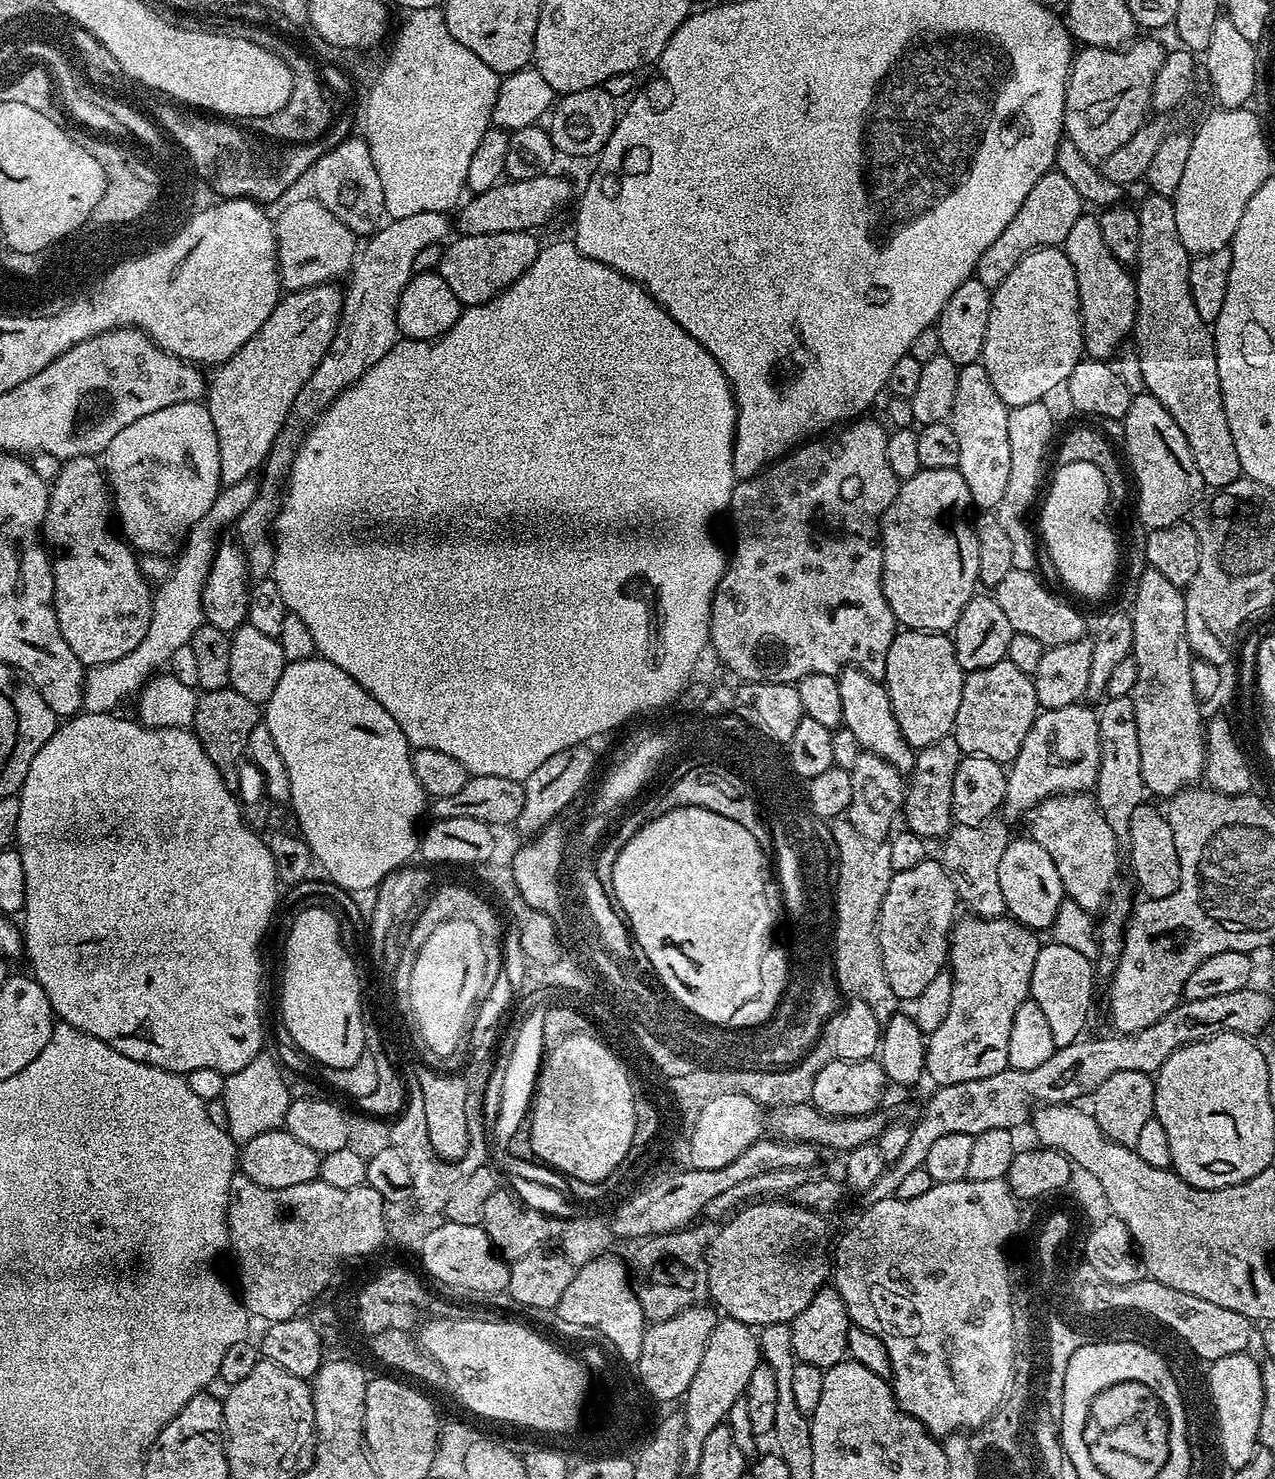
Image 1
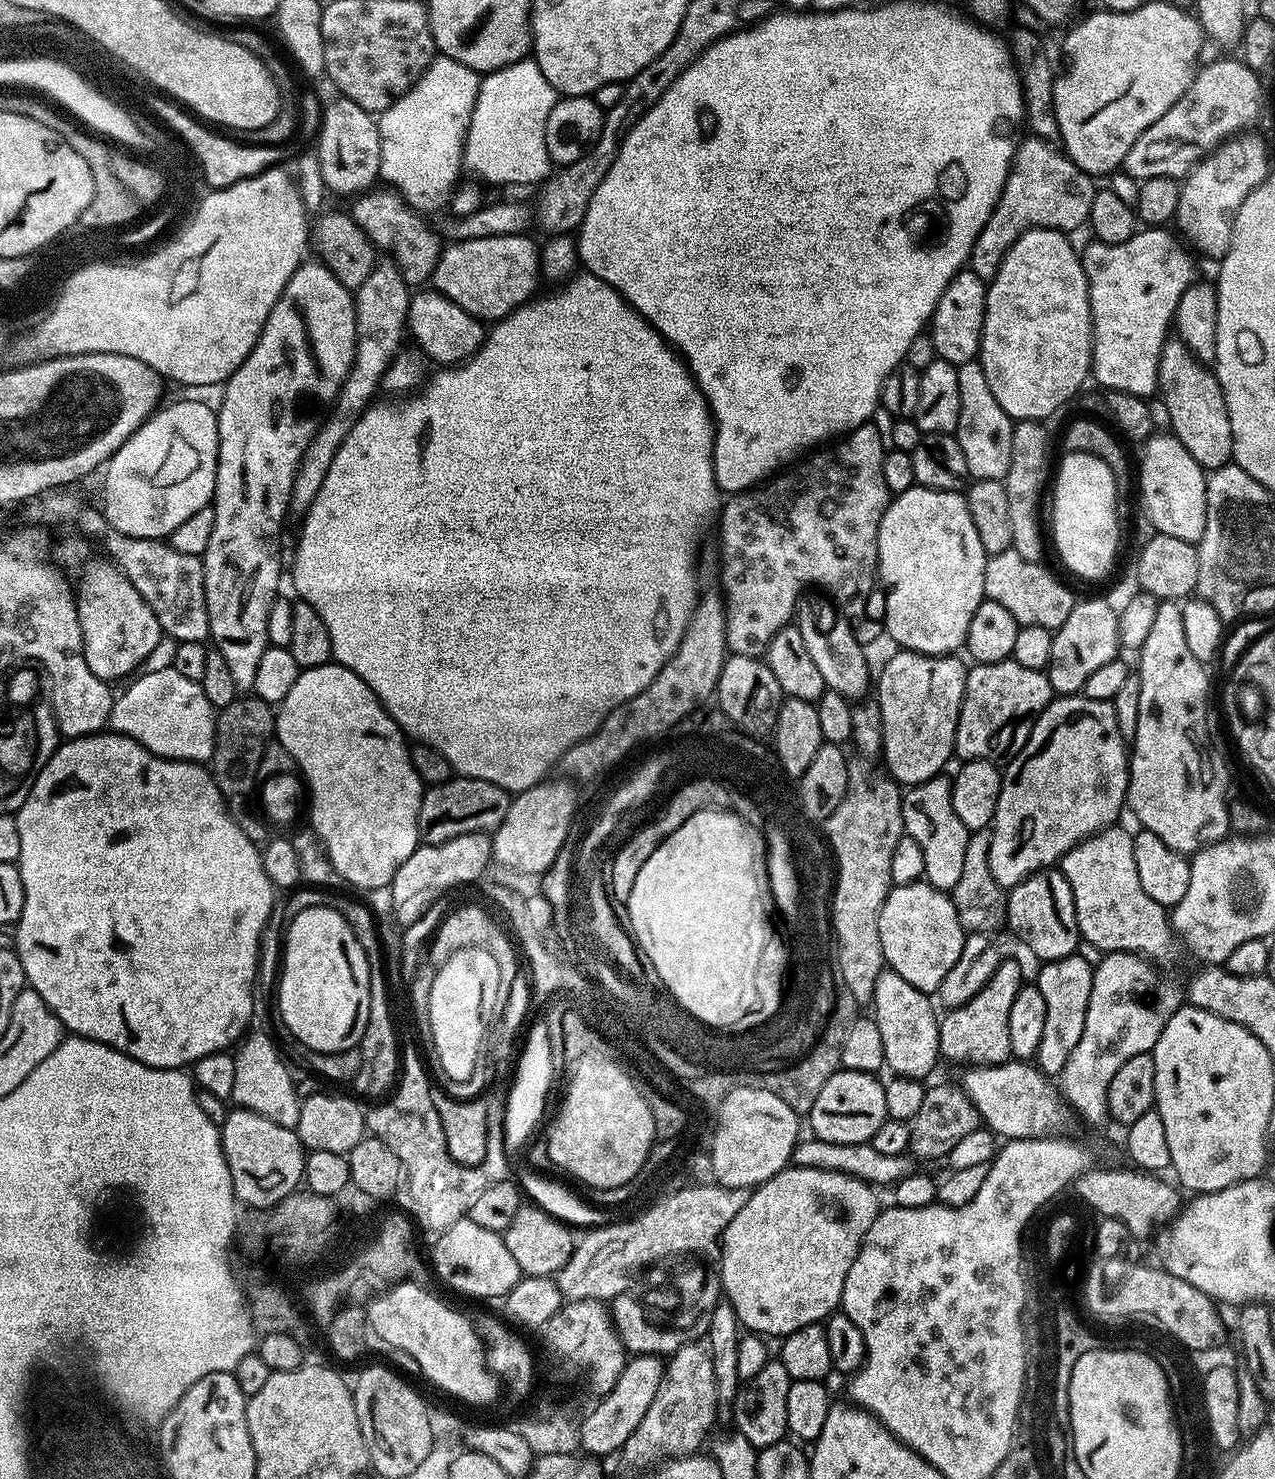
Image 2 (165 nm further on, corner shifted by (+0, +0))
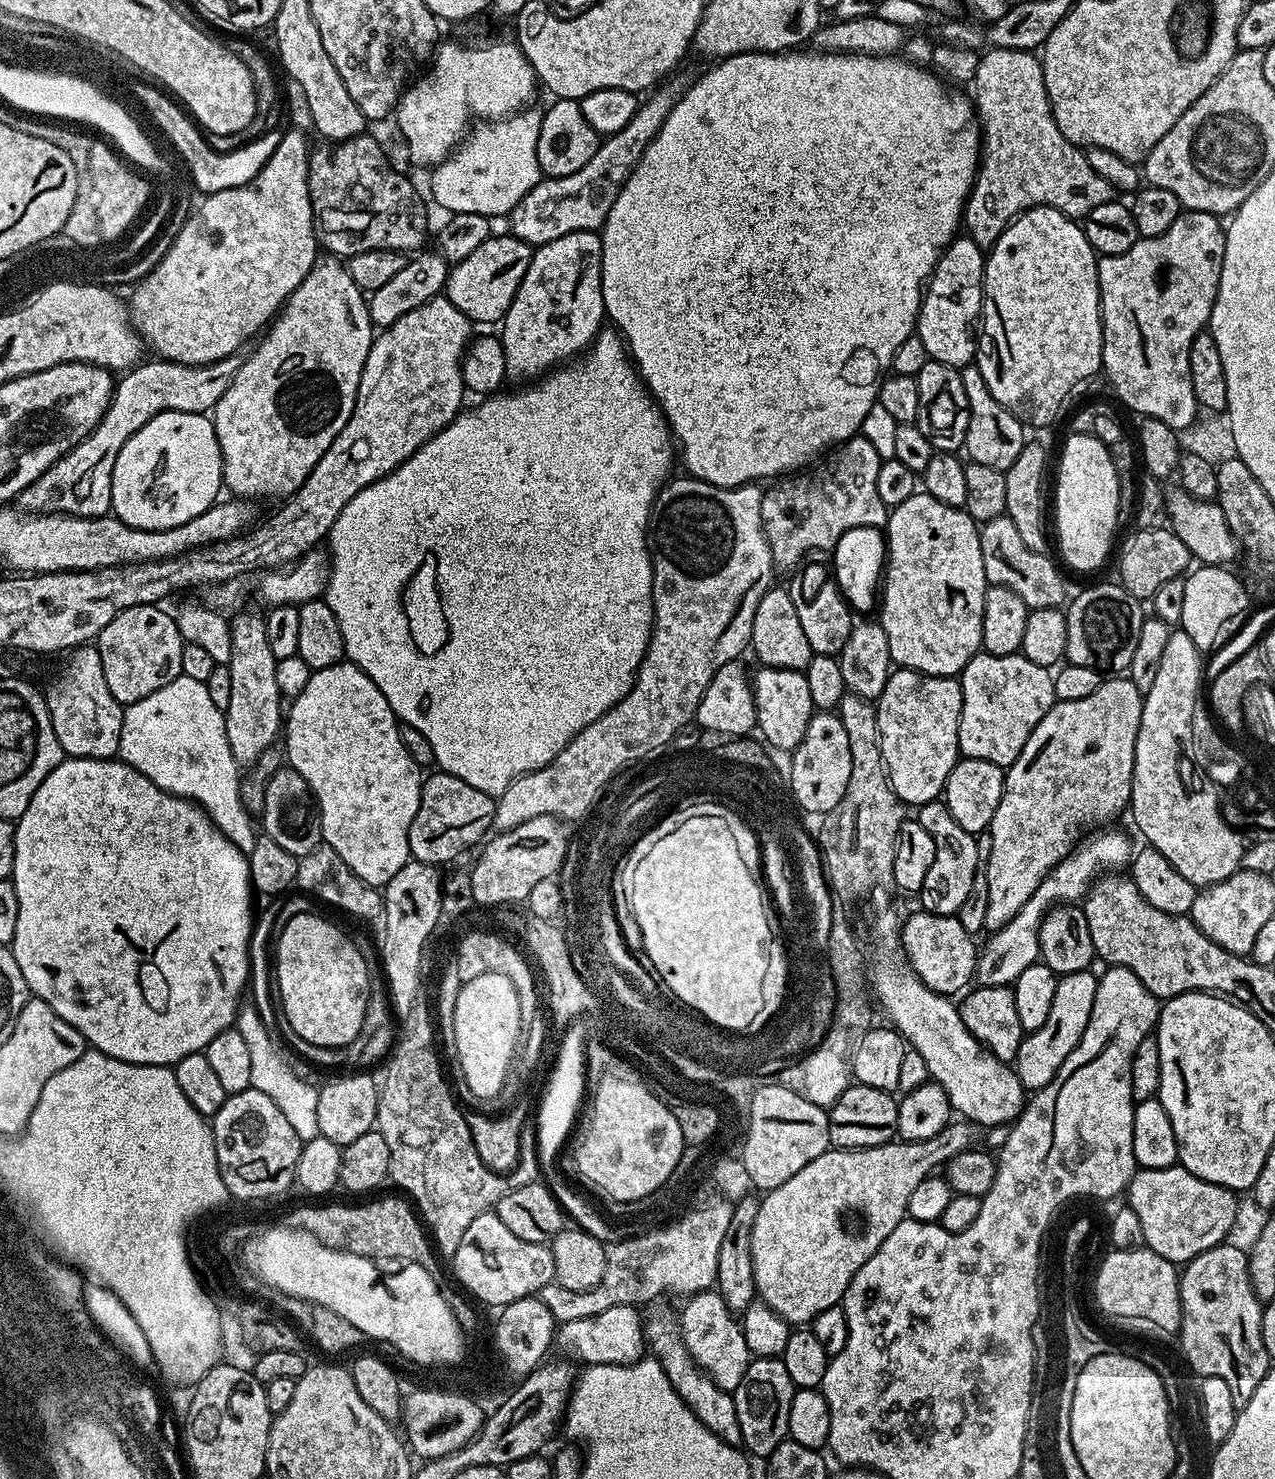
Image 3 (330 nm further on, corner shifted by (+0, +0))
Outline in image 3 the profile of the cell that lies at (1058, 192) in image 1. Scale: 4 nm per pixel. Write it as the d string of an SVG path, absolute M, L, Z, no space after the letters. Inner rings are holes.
M988 48L976 67L974 87L974 107L982 129L982 151L976 181L964 204L962 228L979 248L992 249L1006 226L1010 226L1027 208L1053 208L1067 216L1083 218L1094 210L1094 206L1102 206L1113 199L1114 189L1110 182L1094 174L1087 155L1071 144L1062 130L1058 130L1058 122L1054 122L1050 98L1046 94L1044 66L1035 51Z

